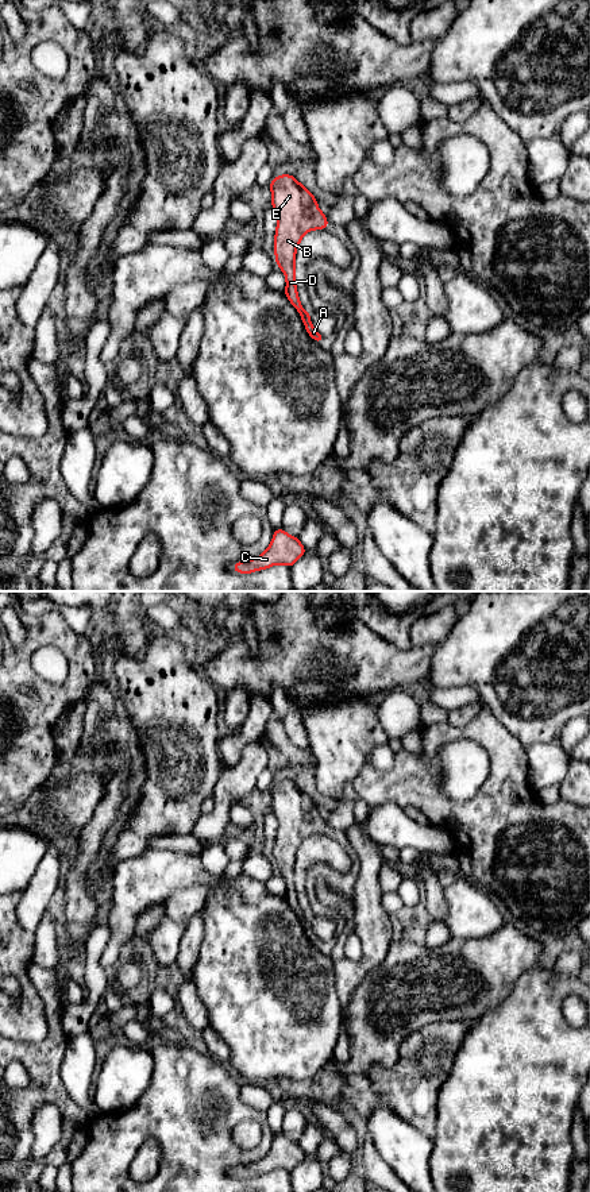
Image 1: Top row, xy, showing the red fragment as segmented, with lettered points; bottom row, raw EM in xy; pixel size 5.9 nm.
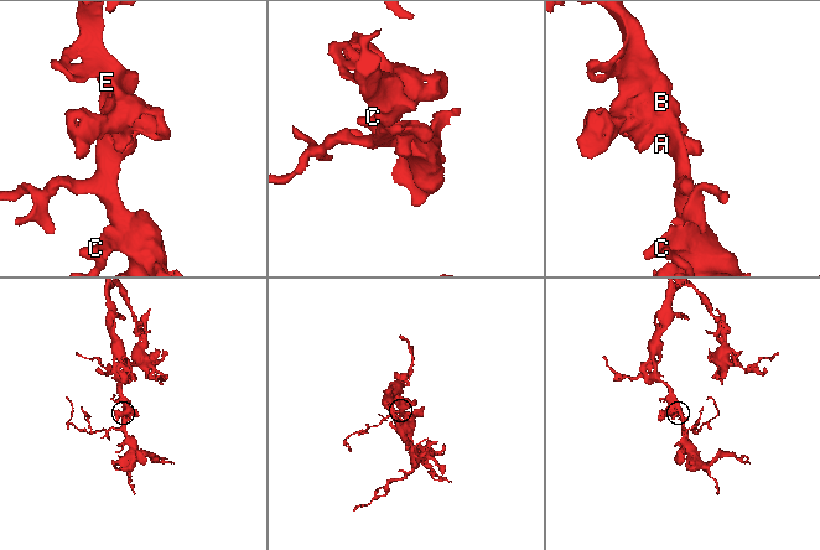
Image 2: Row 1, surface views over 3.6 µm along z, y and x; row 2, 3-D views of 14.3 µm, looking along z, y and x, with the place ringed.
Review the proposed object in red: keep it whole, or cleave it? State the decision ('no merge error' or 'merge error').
no merge error

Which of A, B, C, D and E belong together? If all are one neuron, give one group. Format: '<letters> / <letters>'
A B C D E

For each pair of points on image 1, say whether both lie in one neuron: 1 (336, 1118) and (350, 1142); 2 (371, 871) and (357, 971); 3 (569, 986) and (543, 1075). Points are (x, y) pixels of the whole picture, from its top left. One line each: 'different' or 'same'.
1: same
2: same
3: same

